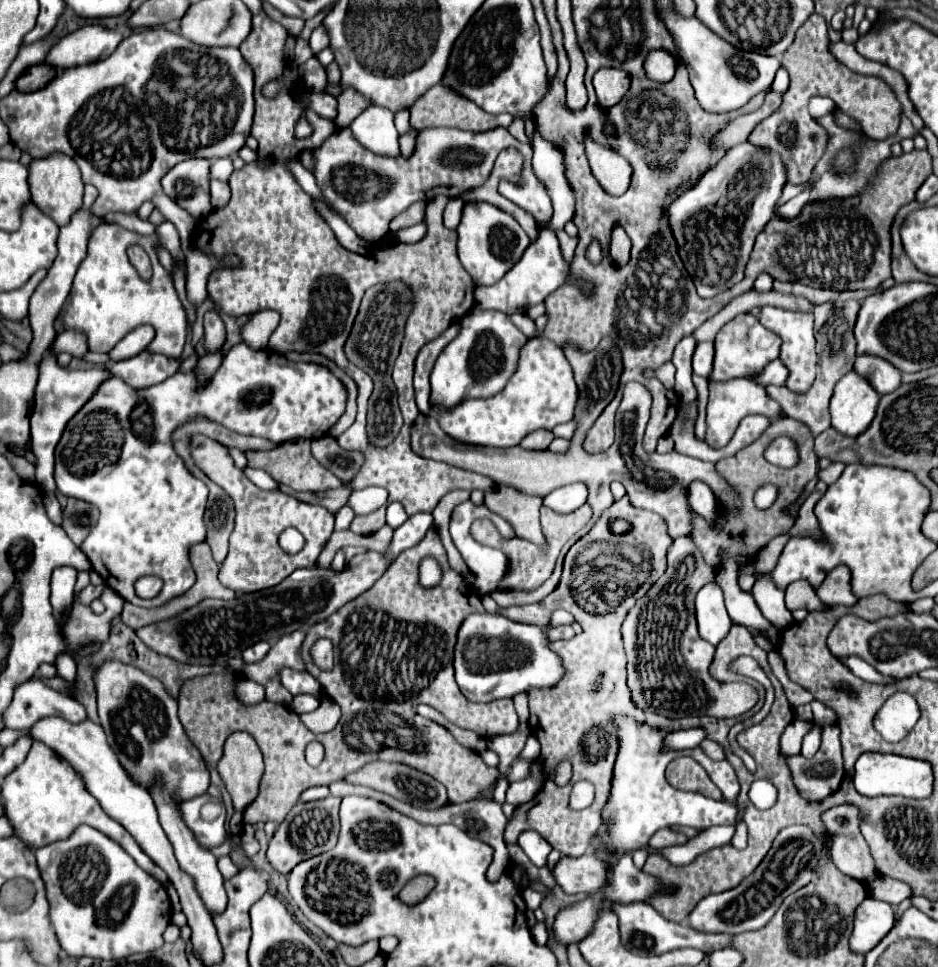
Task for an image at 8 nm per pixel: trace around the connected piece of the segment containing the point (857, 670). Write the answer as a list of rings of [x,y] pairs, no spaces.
[[[848,656],[842,660],[858,678],[866,680],[866,682],[874,682],[874,684],[890,684],[890,682],[898,682],[898,678],[894,676],[884,676],[880,674],[874,666],[870,666],[868,662],[864,662],[862,658],[858,656]]]

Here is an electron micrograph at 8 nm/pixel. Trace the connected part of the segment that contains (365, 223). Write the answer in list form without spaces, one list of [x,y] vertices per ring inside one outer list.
[[[502,126],[490,132],[462,132],[458,128],[424,128],[416,138],[416,150],[410,160],[404,160],[402,156],[382,158],[368,152],[368,176],[366,176],[366,148],[362,148],[354,140],[350,130],[346,132],[346,128],[342,128],[332,136],[328,136],[322,142],[322,146],[312,150],[312,160],[314,160],[312,174],[316,178],[316,184],[324,192],[328,204],[350,224],[350,228],[358,236],[362,236],[362,240],[370,244],[386,236],[390,220],[398,212],[408,208],[412,202],[432,200],[438,194],[456,198],[464,190],[482,186],[488,174],[492,172],[498,152],[510,146],[514,146],[524,156],[524,164],[522,164],[524,180],[520,184],[500,180],[502,196],[506,196],[508,200],[530,212],[538,222],[550,220],[552,216],[550,198],[530,168],[532,146],[518,142]]]

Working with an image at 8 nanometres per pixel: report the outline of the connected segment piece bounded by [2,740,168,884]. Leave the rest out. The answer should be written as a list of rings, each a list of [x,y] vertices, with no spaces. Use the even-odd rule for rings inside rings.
[[[34,740],[26,760],[4,778],[2,806],[4,816],[10,820],[10,824],[14,824],[14,836],[18,836],[18,840],[22,840],[24,844],[30,844],[30,848],[42,848],[46,844],[66,840],[80,824],[88,824],[118,842],[150,876],[154,876],[162,884],[168,884],[166,872],[142,852],[138,842],[130,836],[130,832],[126,832],[126,828],[122,828],[122,824],[118,824],[100,808],[98,800],[88,794],[74,768],[40,740]]]

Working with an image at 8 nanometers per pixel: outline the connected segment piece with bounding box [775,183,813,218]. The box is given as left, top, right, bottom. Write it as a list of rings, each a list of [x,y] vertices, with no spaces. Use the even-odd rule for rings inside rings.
[[[810,183],[808,188],[802,192],[801,195],[794,197],[782,206],[777,206],[775,212],[776,216],[782,218],[794,218],[797,216],[804,204],[808,201],[809,192],[812,188],[813,184]]]

